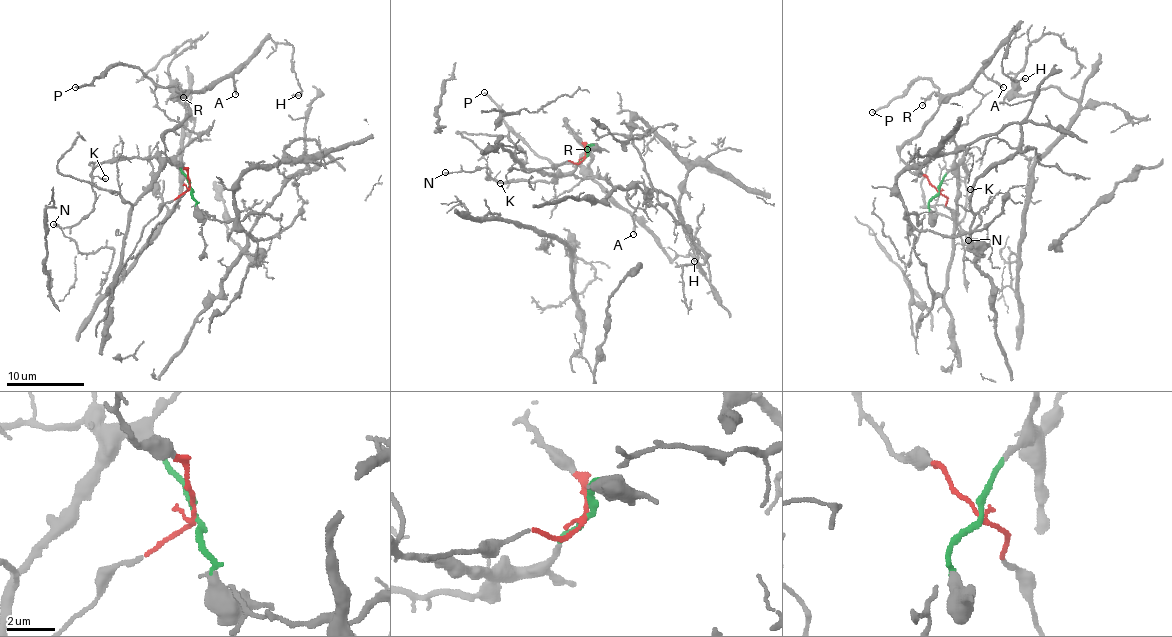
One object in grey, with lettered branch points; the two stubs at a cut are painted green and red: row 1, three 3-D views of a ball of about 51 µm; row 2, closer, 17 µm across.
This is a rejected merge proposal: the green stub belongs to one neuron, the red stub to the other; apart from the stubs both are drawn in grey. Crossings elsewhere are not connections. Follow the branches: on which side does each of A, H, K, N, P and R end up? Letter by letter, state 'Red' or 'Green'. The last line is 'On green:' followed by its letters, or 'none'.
A: Red
H: Red
K: Green
N: Green
P: Red
R: Red
On green: K, N

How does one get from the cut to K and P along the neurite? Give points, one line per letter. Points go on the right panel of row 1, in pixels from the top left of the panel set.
K: (938, 192), (941, 180), (953, 168), (963, 165), (967, 170), (966, 185), (971, 189)
P: (938, 192), (899, 156), (901, 146), (937, 111), (938, 88), (926, 78), (915, 80), (902, 95), (871, 111)

